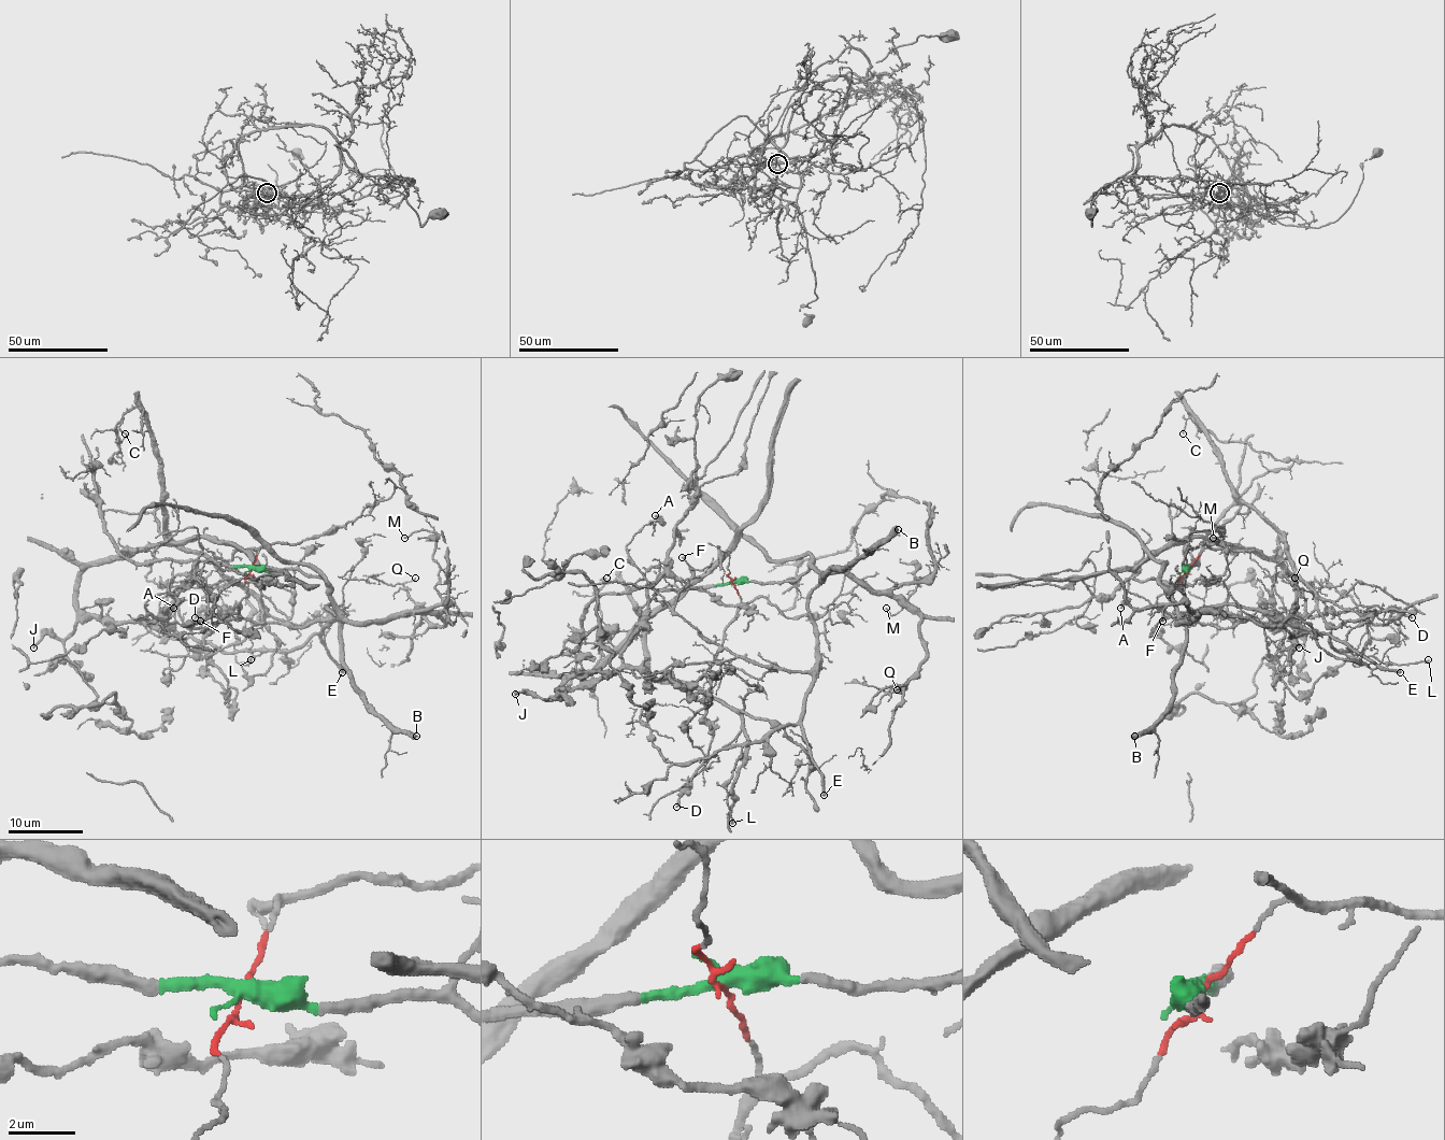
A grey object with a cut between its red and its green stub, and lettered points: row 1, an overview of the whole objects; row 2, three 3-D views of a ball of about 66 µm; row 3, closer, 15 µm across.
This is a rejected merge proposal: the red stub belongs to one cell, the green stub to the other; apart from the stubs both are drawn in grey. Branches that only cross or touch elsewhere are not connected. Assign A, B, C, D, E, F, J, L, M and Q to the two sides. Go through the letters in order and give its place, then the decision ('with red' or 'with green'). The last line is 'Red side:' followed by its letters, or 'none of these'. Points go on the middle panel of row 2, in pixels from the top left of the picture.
A: place (655, 515); with green
B: place (898, 529); with green
C: place (606, 578); with red
D: place (676, 807); with red
E: place (824, 795); with green
F: place (682, 557); with green
J: place (515, 694); with red
L: place (732, 823); with green
M: place (886, 608); with green
Q: place (897, 689); with green
Red side: C, D, J

